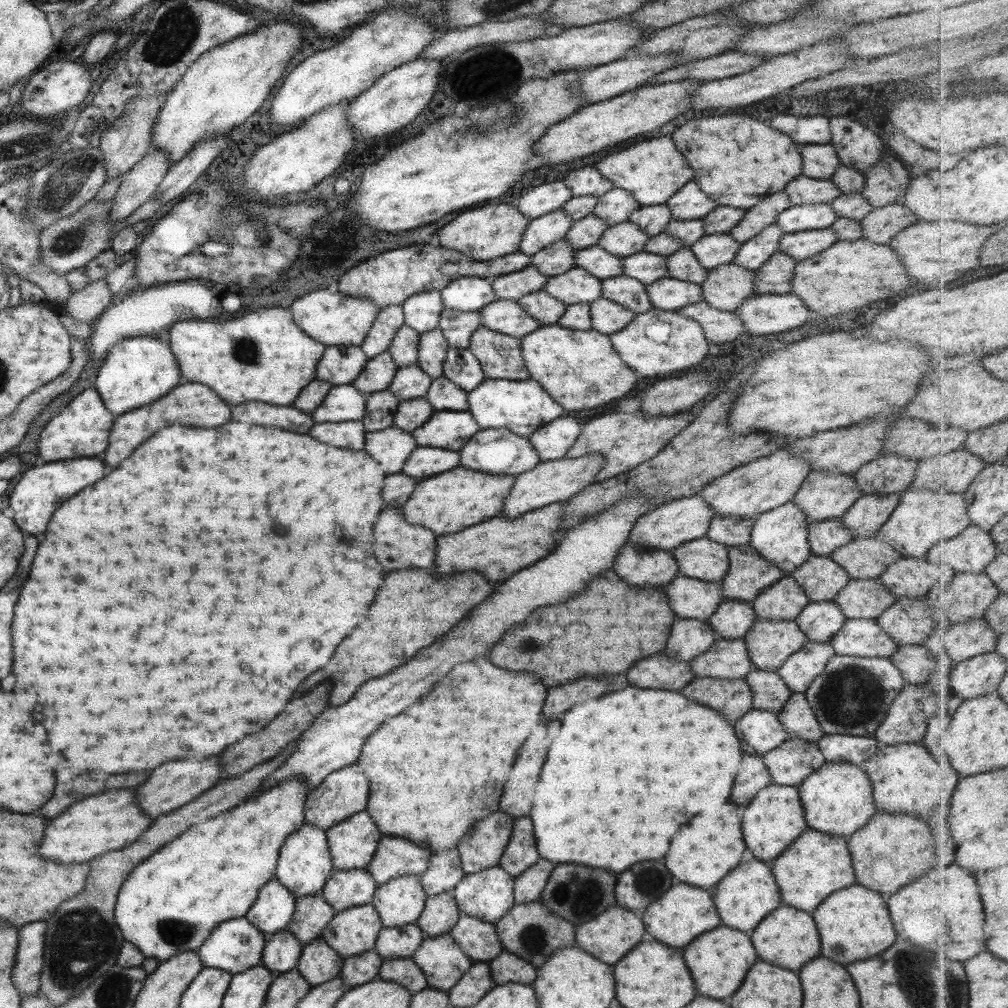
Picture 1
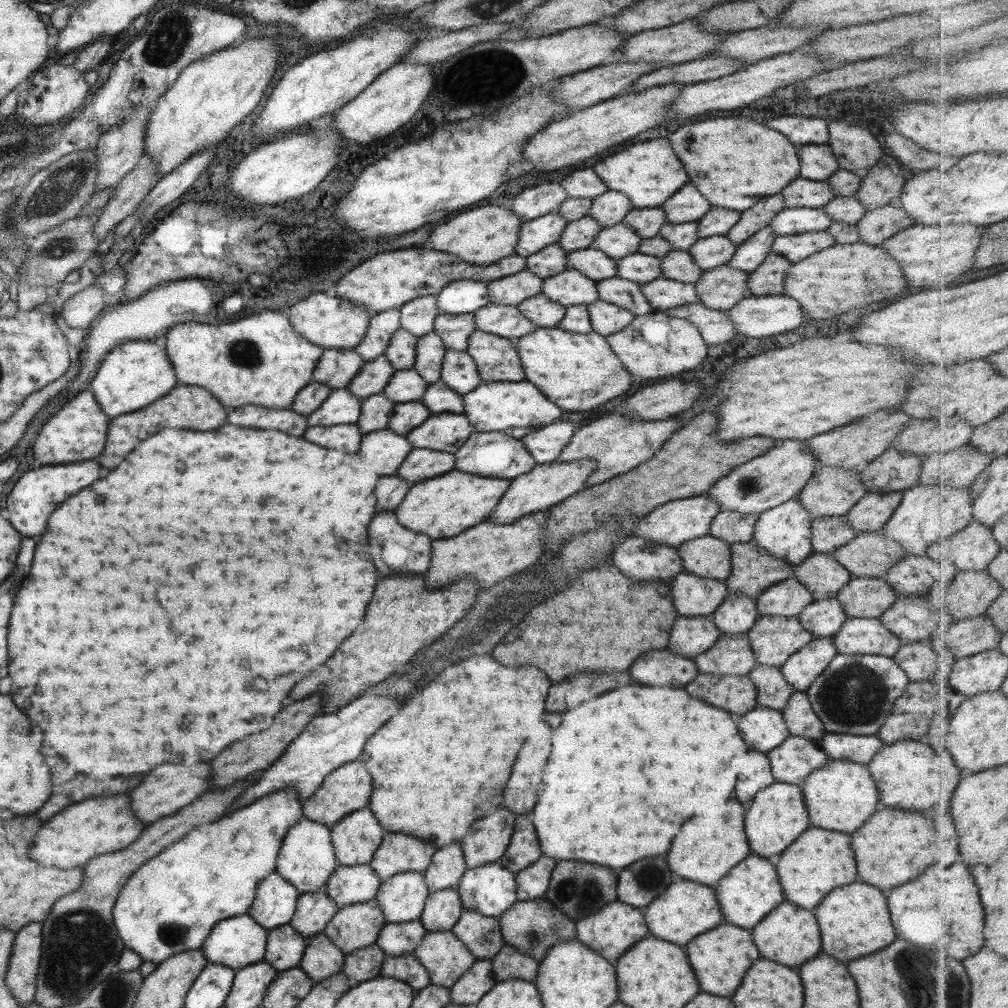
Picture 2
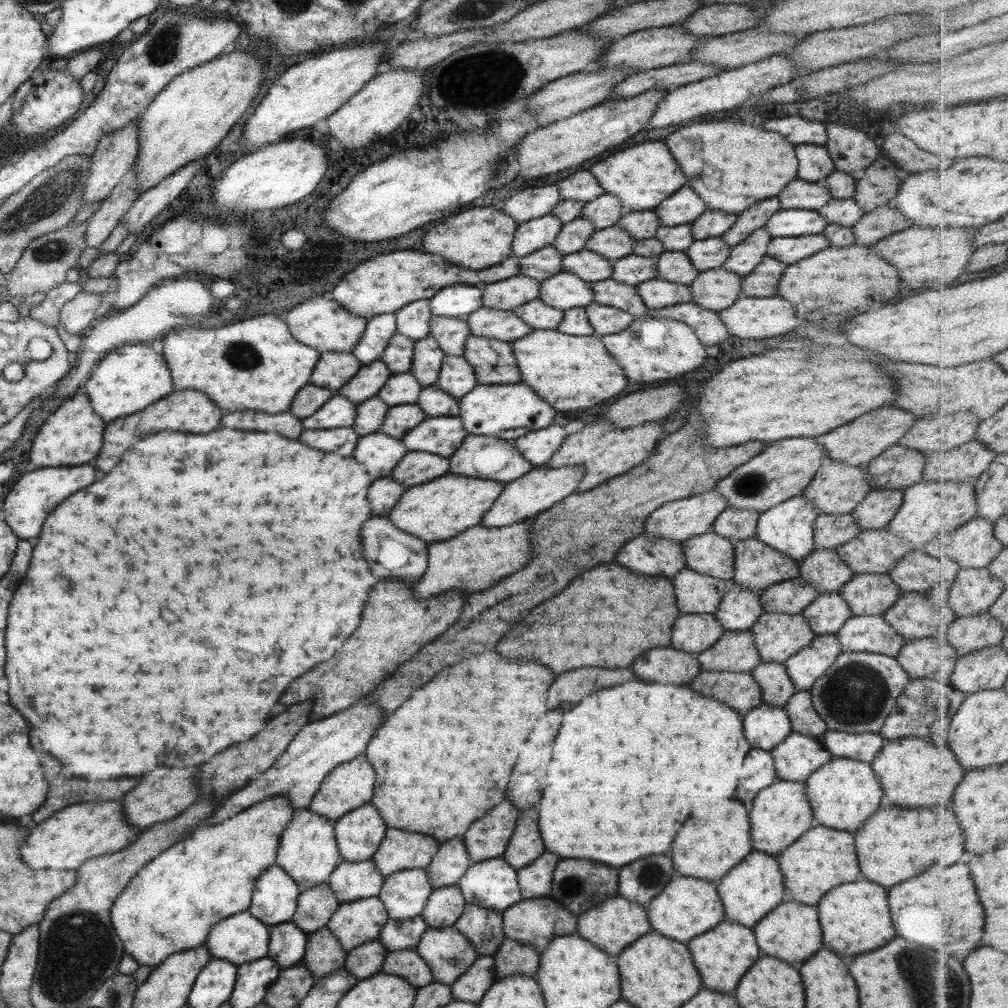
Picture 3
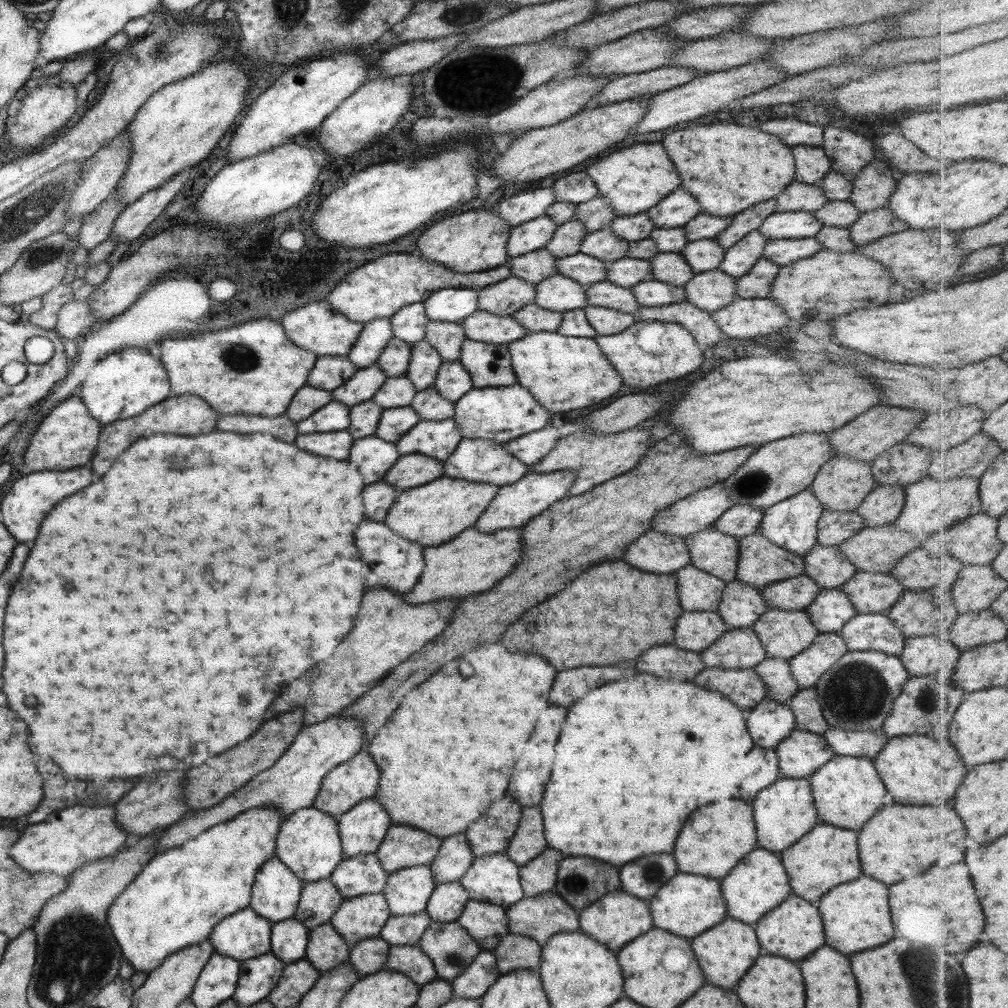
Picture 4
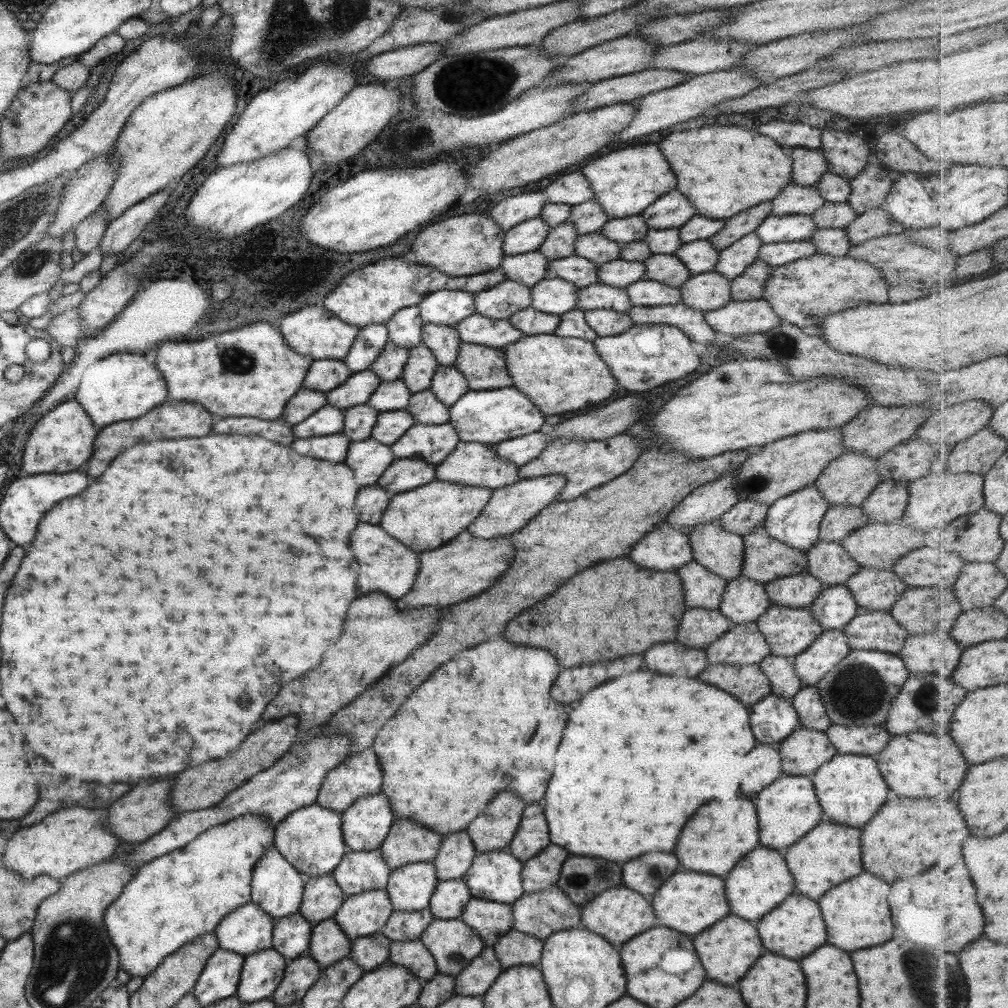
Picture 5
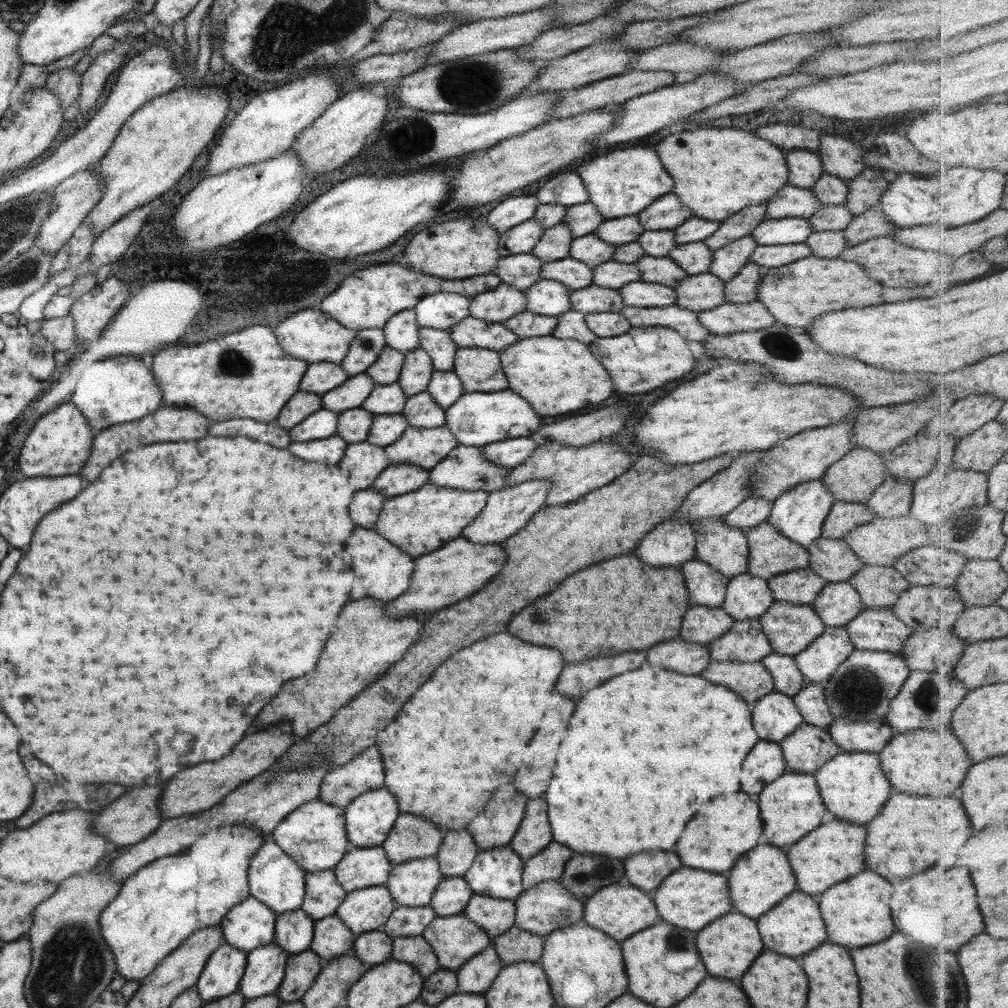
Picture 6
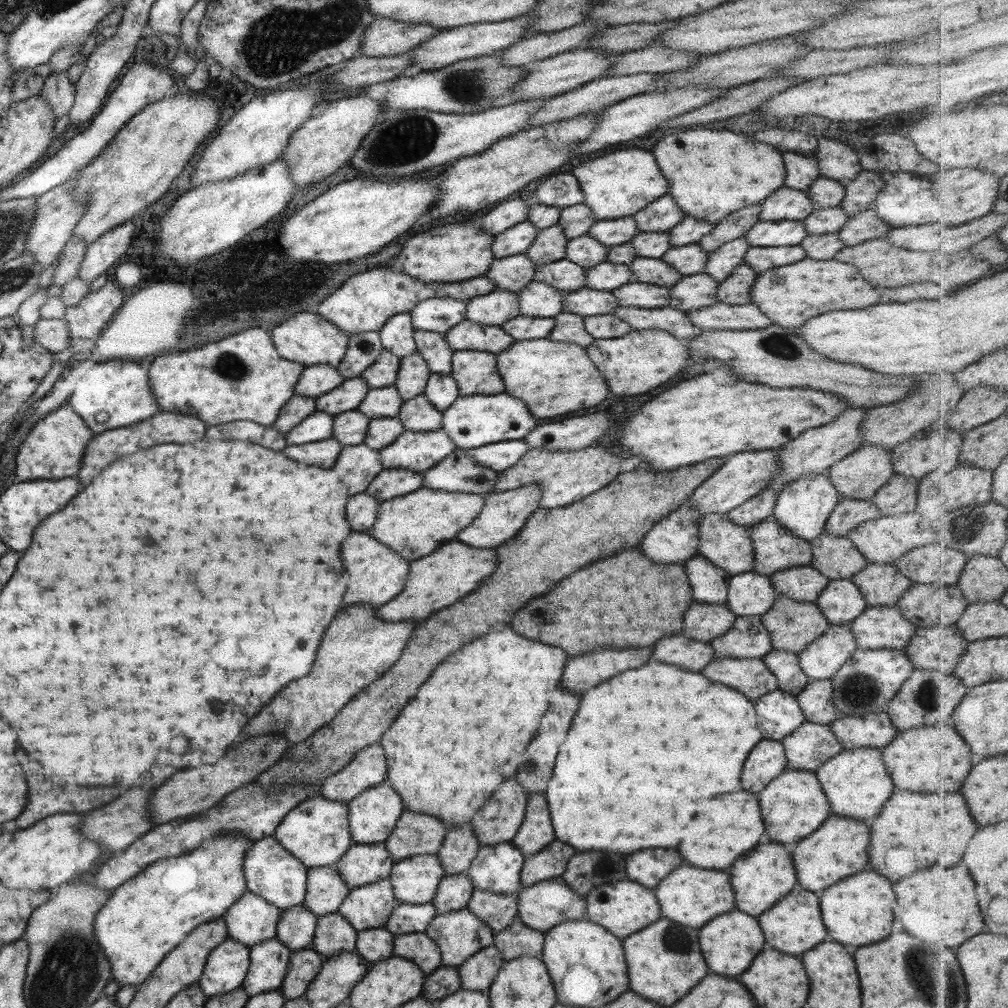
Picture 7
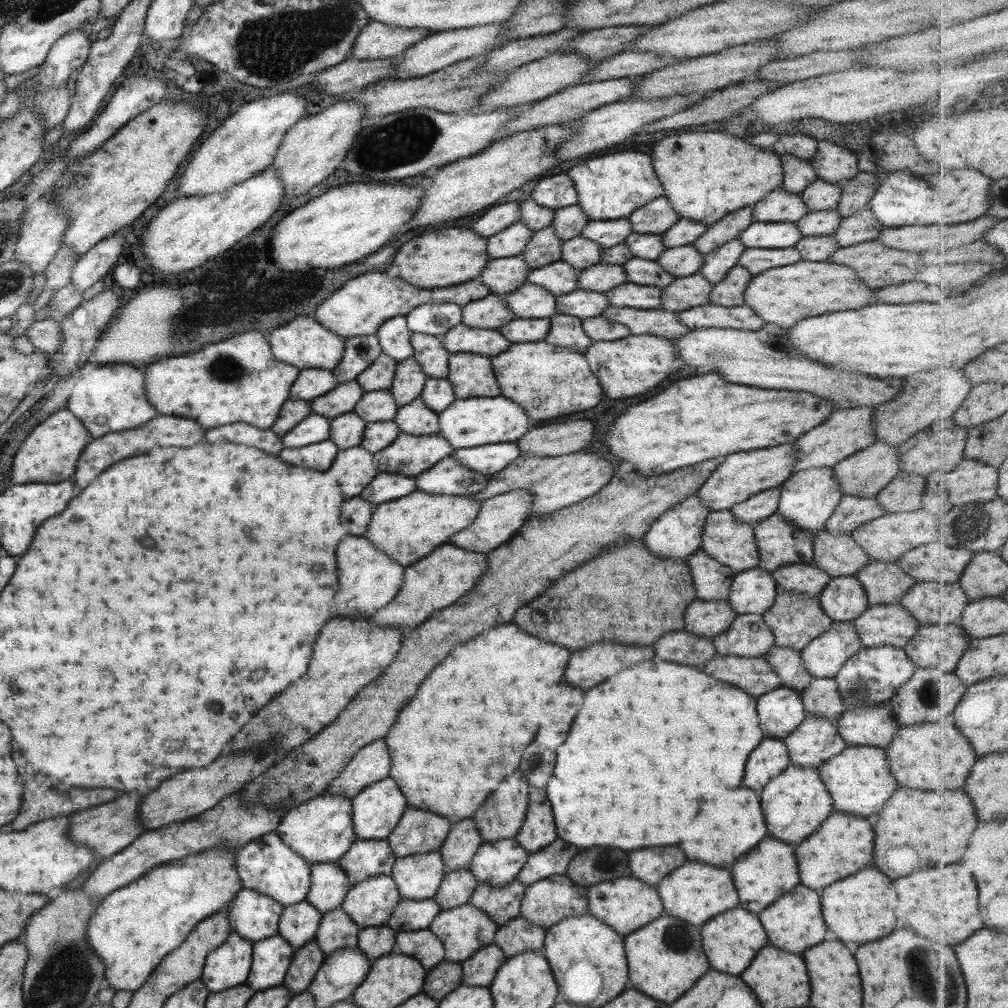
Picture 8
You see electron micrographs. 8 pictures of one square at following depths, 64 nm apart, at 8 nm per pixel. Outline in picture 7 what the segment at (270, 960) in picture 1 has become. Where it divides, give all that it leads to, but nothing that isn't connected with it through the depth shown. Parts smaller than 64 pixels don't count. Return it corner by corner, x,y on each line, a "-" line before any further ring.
302,904
287,908
277,919
275,939
291,951
311,948
317,919

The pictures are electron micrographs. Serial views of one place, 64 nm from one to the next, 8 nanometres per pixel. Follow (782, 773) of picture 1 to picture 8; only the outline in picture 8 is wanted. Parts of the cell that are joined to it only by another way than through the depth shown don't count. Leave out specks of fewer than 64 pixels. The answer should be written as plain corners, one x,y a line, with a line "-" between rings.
806,715
801,724
781,741
785,745
789,764
803,768
817,769
846,747
836,731
835,722

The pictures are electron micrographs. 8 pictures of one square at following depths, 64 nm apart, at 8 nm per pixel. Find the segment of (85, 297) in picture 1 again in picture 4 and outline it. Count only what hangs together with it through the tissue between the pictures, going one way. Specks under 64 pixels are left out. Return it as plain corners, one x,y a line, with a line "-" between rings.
87,299
71,300
58,310
57,322
52,330
56,332
58,338
75,341
79,335
91,329
93,324
94,316

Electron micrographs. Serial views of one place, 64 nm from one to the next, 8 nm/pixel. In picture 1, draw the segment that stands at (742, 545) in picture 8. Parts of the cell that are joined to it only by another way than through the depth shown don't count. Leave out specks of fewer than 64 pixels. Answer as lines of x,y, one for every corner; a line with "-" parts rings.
706,536
681,543
671,549
671,557
677,564
677,573
680,576
687,576
689,579
701,580
704,582
721,582
723,575
727,572
728,558
726,547
709,540

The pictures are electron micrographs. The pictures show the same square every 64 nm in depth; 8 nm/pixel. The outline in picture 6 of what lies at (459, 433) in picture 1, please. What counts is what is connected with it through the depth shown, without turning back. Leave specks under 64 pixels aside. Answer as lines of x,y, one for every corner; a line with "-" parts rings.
445,425
433,428
408,426
393,444
384,447
384,451
389,465
412,464
429,471
457,445

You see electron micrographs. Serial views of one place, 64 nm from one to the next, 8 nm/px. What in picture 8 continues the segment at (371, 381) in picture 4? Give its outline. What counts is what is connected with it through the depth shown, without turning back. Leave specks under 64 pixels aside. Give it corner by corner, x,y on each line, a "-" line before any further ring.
355,379
339,383
329,392
310,400
311,412
330,420
340,414
351,412
363,393

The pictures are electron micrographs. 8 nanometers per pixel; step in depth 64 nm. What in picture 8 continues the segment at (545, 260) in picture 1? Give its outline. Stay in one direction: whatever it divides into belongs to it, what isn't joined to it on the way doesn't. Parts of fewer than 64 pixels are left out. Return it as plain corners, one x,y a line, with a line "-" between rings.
520,255
488,259
477,280
487,286
491,293
507,294
526,282
529,271

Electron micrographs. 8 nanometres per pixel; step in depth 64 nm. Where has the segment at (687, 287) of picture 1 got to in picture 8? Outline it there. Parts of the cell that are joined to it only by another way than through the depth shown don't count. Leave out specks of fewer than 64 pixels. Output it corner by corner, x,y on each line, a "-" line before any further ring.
629,282
619,284
605,292
611,307
651,310
661,306
662,289

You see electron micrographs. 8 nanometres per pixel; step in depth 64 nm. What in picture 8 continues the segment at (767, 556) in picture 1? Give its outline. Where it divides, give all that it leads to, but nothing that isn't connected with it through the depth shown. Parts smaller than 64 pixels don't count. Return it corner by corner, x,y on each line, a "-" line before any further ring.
832,467
807,468
799,472
791,472
787,480
779,485
779,489
776,513
789,524
808,532
811,536
825,529
826,520
831,516
836,504
843,496
832,475

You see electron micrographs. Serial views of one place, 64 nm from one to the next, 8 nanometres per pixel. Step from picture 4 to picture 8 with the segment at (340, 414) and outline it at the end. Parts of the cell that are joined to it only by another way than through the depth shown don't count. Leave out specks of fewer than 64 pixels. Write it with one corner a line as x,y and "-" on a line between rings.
311,413
298,422
287,434
283,435
285,448
299,448
306,444
313,444
329,438
329,419

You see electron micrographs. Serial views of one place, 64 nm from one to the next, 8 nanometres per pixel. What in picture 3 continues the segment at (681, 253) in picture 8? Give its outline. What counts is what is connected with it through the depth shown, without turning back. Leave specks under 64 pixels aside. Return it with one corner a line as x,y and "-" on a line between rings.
719,237
694,240
684,253
698,272
718,269
727,260
731,247

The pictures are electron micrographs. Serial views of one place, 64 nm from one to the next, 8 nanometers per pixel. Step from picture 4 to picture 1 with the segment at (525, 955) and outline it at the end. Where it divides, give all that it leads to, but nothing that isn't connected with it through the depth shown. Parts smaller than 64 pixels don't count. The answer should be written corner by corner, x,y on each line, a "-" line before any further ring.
505,950
490,960
488,967
495,985
507,982
531,985
537,974
537,968

